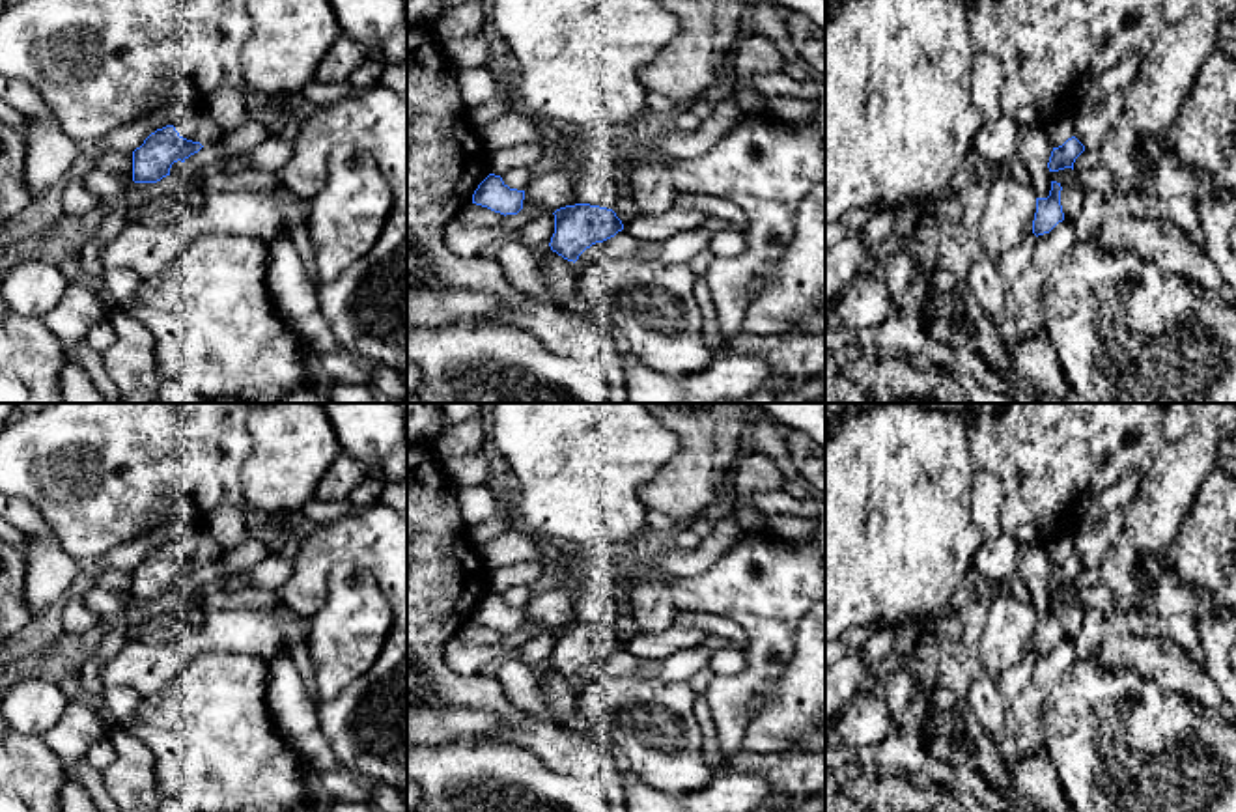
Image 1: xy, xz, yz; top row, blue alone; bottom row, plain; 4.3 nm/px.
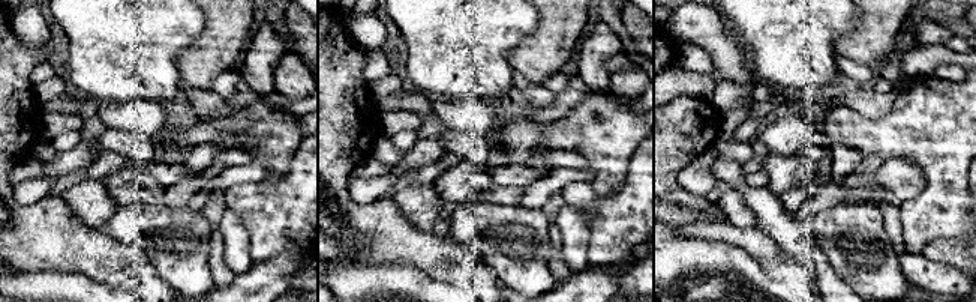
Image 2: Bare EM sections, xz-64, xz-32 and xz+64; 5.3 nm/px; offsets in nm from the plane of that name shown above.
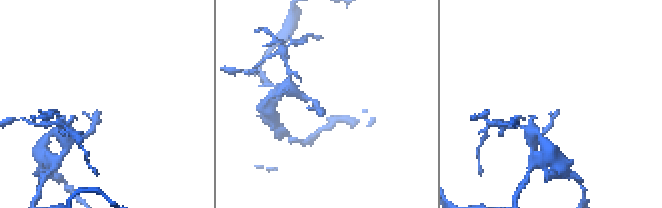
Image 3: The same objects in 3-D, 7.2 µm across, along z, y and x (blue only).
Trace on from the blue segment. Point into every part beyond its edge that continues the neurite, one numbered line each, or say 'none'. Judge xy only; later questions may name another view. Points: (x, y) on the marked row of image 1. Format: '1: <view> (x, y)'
1: xy (200, 126)

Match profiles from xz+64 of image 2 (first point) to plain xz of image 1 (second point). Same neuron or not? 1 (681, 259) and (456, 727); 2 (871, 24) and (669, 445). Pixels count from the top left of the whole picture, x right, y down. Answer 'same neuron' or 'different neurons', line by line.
1: different neurons
2: different neurons

